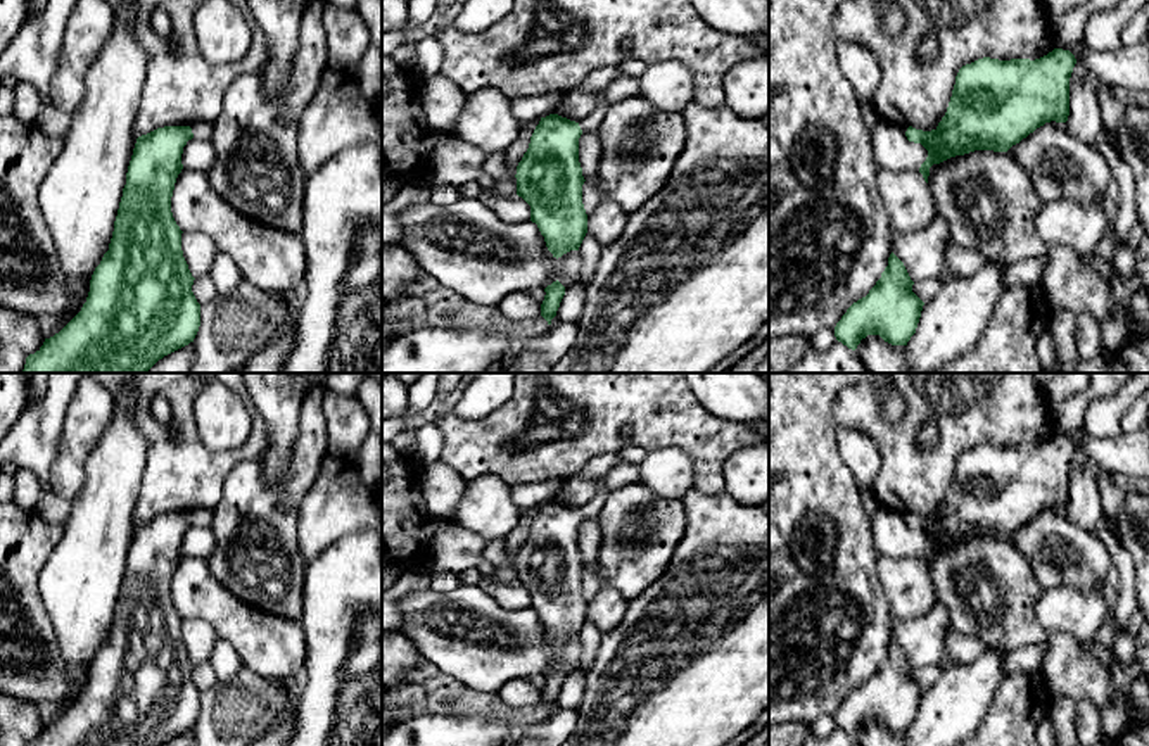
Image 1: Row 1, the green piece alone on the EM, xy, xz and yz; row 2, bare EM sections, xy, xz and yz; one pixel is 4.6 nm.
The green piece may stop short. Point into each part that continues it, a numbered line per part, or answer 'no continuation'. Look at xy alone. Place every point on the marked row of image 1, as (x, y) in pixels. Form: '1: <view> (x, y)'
1: xy (203, 130)

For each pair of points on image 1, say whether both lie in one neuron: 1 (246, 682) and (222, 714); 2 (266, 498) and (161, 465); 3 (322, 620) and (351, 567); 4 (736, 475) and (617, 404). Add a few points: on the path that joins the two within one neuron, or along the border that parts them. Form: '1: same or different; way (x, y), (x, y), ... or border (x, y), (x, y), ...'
1: same; way (246, 689), (228, 707)
2: different; border (254, 460), (242, 461), (230, 472), (215, 508)
3: same; way (336, 606), (351, 581)
4: different; border (750, 444), (736, 449), (726, 461), (723, 489)

